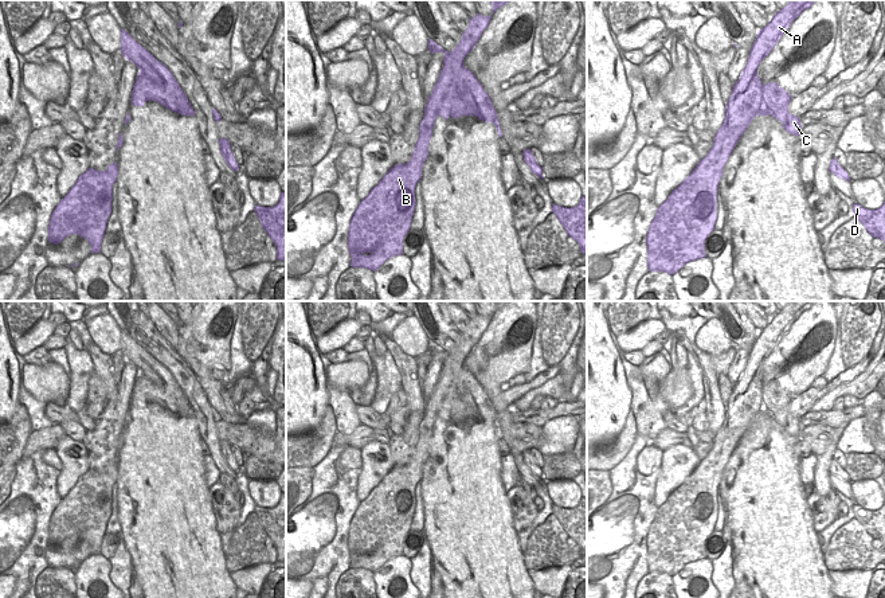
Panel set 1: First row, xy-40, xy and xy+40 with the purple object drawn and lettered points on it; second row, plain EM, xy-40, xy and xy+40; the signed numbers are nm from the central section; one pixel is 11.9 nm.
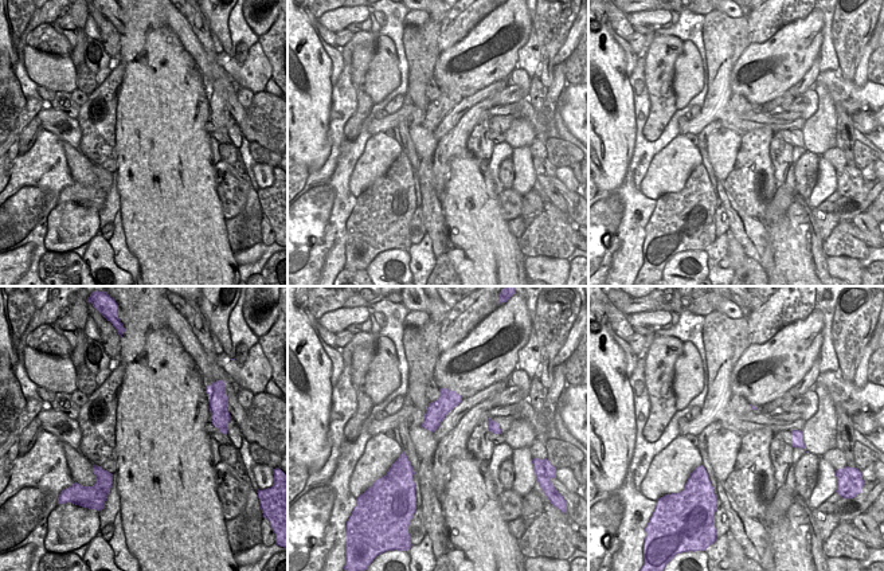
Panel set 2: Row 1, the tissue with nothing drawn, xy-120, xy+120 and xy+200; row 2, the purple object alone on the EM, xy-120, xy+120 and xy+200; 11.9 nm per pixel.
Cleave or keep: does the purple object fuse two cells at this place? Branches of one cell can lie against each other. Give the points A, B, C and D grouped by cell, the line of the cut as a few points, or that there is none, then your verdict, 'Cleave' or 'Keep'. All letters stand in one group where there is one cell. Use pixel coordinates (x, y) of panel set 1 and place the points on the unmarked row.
Groups: A B / C D. Split along xy (451, 360), (451, 371), (459, 378), (459, 398), (478, 418). Cleave

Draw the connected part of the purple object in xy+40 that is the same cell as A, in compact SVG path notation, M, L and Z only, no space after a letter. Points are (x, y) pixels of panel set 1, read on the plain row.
M791 301L759 331L747 366L725 407L725 419L712 450L655 513L646 538L649 572L673 576L685 564L706 558L705 542L717 520L717 490L723 470L753 419L774 417L764 407L757 368L790 325L815 302Z

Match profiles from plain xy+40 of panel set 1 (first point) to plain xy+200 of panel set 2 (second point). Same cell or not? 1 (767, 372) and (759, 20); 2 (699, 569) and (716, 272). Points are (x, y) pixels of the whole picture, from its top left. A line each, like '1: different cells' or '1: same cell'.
1: different cells
2: different cells

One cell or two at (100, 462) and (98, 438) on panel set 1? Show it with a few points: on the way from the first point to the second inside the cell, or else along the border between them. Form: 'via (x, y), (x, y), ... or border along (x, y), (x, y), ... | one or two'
via (100, 457), (100, 444) | one

